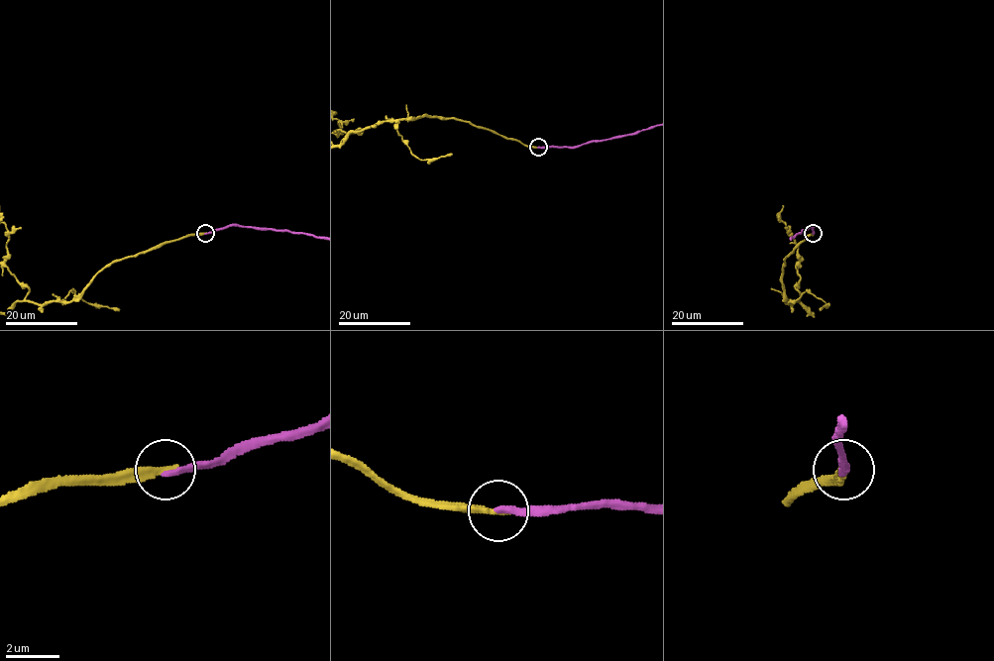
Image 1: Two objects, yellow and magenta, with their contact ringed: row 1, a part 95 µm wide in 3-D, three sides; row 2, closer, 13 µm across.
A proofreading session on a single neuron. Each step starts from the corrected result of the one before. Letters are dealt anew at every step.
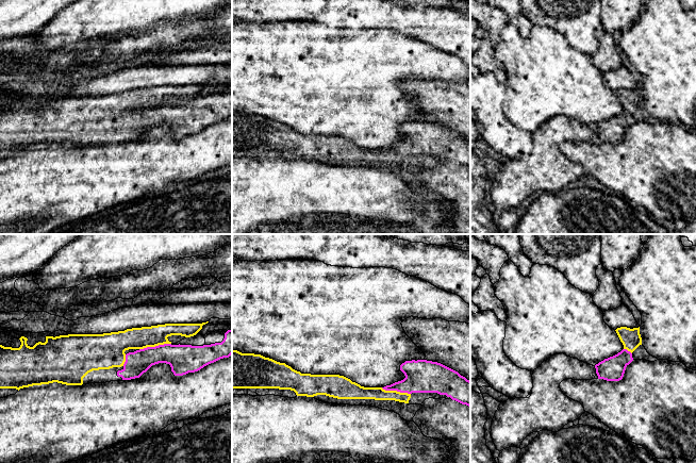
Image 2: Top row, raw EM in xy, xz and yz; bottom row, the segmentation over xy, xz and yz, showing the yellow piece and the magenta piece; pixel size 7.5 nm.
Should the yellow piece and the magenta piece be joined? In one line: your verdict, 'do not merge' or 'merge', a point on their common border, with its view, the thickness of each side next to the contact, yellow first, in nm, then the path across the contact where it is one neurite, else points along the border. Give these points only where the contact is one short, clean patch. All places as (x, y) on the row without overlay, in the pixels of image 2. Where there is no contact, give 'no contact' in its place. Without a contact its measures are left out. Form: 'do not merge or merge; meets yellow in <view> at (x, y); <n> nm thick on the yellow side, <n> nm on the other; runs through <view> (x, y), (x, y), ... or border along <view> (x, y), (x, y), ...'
merge; meets yellow in xy at (154, 108); 160 nm thick on the yellow side, 220 nm on the other; runs through xy (142, 99), (147, 100), (154, 108), (164, 114), (183, 120)

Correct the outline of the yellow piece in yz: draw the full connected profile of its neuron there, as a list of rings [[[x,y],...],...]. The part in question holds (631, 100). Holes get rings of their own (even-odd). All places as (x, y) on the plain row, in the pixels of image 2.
[[[620,88],[615,93],[624,106],[624,111],[595,127],[598,140],[607,143],[622,142],[626,129],[633,122],[632,114],[642,106],[640,88],[633,90]]]

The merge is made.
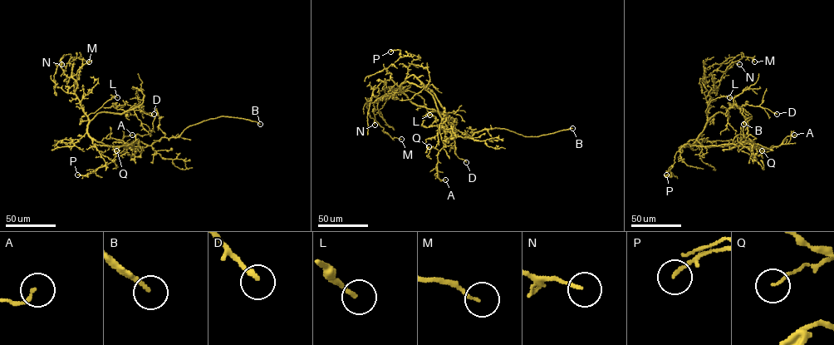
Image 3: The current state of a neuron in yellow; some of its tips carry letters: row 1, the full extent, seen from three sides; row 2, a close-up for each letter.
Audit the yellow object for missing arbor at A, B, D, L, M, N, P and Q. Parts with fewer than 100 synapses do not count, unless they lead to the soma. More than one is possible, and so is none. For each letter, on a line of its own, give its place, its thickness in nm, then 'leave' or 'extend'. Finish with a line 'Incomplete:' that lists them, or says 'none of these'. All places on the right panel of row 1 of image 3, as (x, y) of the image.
A: (794, 135) | 140 nm | leave
B: (743, 124) | 160 nm | extend
D: (777, 114) | 200 nm | leave
L: (729, 97) | 170 nm | leave
M: (754, 61) | 150 nm | leave
N: (739, 64) | 130 nm | leave
P: (666, 174) | 130 nm | leave
Q: (762, 150) | 90 nm | leave
Incomplete: B

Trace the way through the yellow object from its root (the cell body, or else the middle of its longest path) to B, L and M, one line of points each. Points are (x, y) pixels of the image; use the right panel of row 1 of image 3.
B: (708, 147), (747, 140), (753, 145), (752, 140), (743, 137), (743, 132), (743, 125), (752, 116), (743, 124)
L: (708, 147), (702, 146), (697, 140), (707, 121), (707, 106), (718, 97), (729, 97)
M: (708, 147), (697, 140), (707, 121), (710, 96), (703, 77), (738, 55), (753, 57), (754, 61)

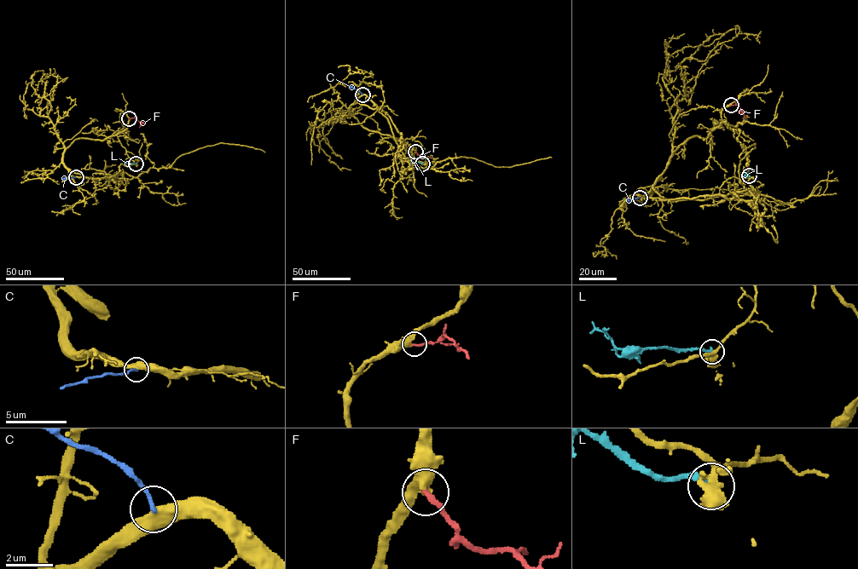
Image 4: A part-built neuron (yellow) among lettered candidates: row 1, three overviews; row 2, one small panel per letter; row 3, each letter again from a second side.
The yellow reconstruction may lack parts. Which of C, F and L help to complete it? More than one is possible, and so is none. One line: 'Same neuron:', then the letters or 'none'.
Same neuron: F

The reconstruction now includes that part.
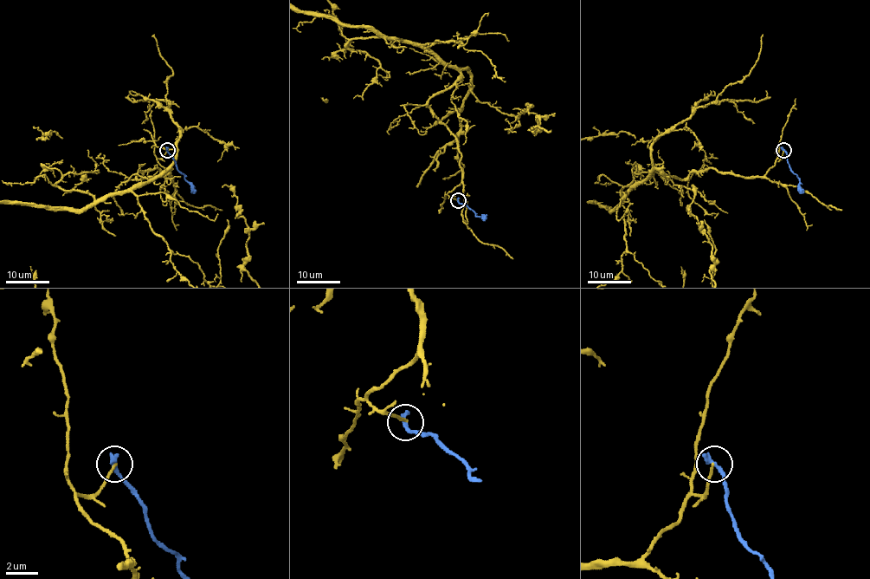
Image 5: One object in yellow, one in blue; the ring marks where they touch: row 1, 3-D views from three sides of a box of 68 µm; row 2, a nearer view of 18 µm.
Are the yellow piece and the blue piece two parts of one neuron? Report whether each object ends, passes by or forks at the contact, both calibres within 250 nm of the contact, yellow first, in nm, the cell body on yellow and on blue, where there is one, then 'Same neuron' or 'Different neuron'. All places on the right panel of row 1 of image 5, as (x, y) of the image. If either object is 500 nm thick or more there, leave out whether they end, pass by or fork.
At the ring yellow ends. At the ring blue ends. Thickness 160 nm (yellow) against 360 nm. Soma of yellow: none. Soma of blue: none. Different neuron

